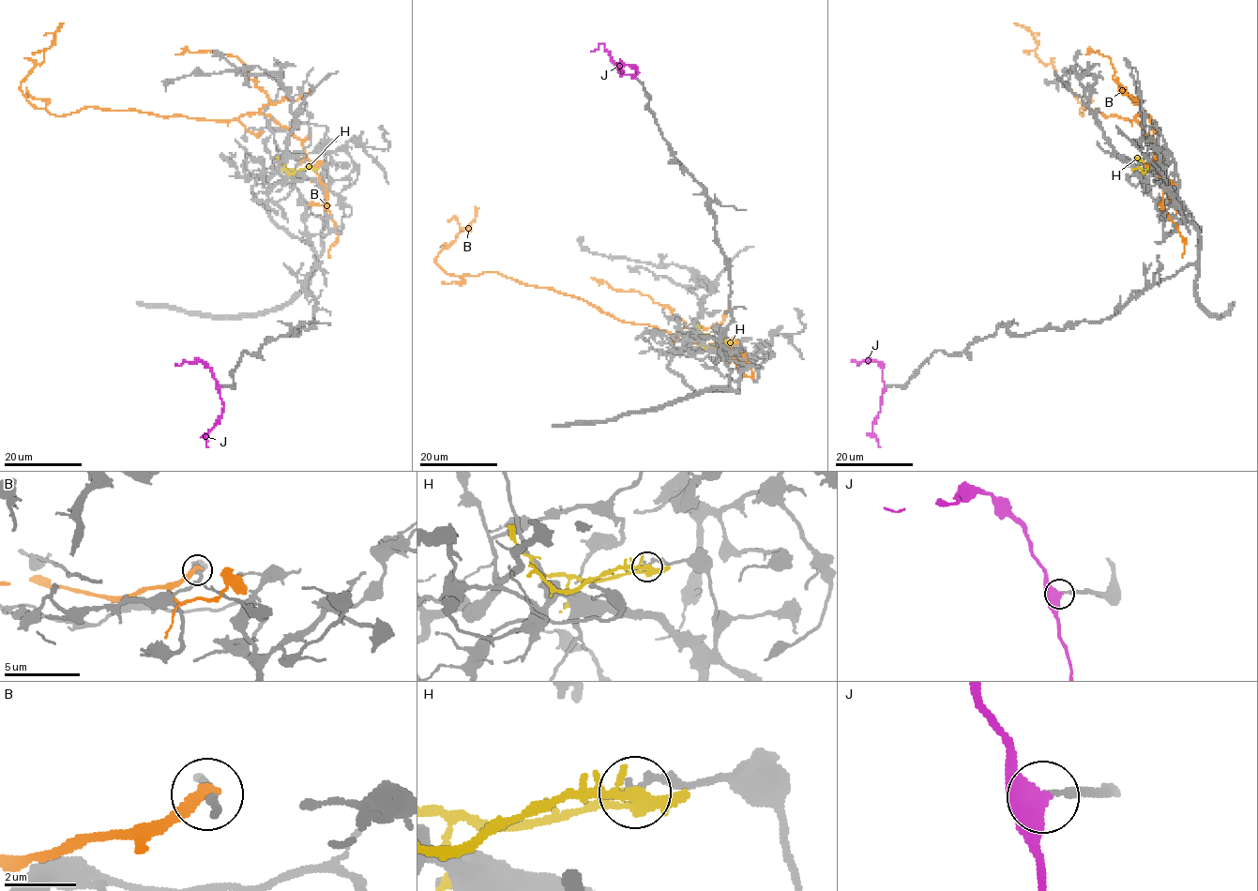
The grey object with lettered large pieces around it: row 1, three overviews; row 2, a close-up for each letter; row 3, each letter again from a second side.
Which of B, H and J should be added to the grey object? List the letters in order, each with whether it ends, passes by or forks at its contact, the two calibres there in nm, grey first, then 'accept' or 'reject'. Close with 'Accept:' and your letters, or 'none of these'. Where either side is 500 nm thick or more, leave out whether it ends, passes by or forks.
B: it ends | 200/360 nm | reject
H: it forks | 180/320 nm | reject
J: it passes by | 140/420 nm | accept
Accept: J

